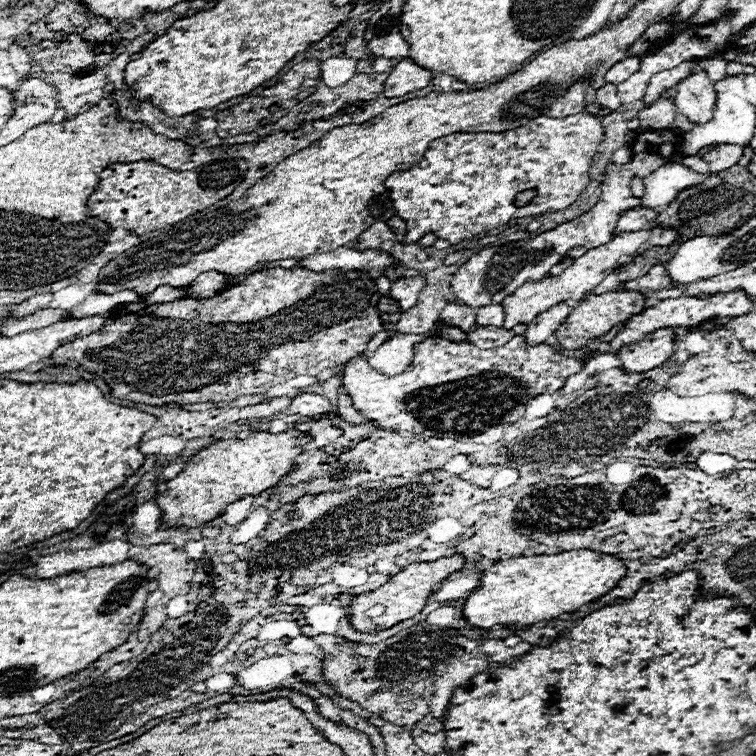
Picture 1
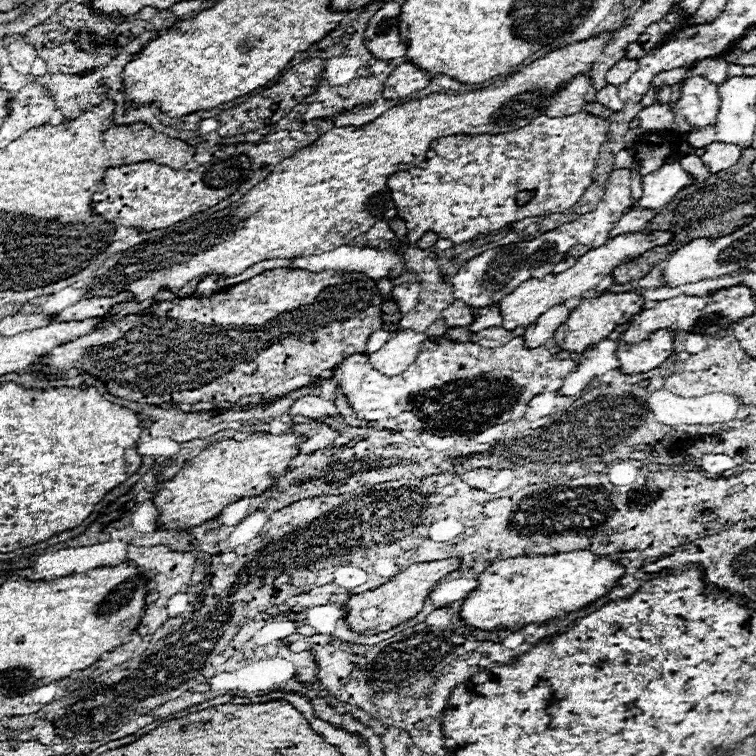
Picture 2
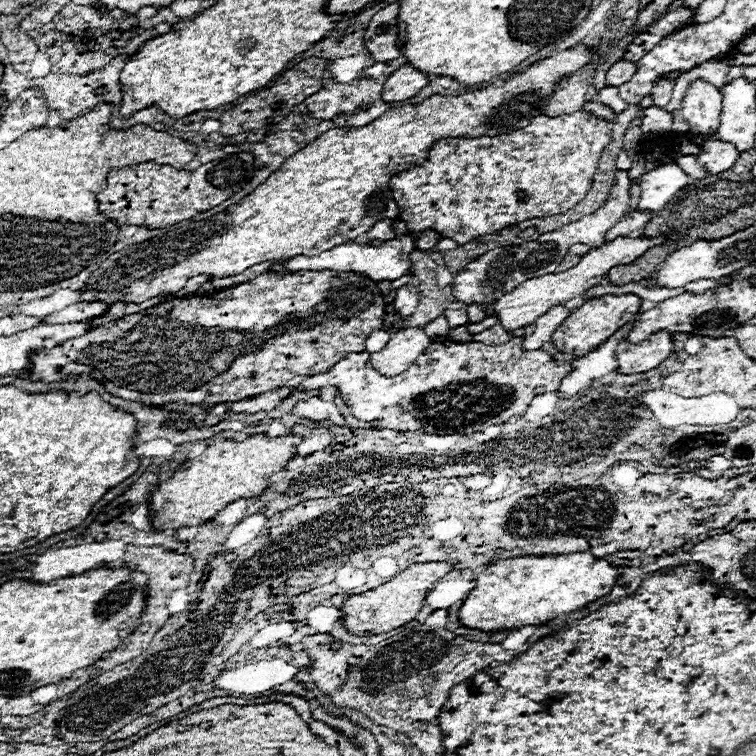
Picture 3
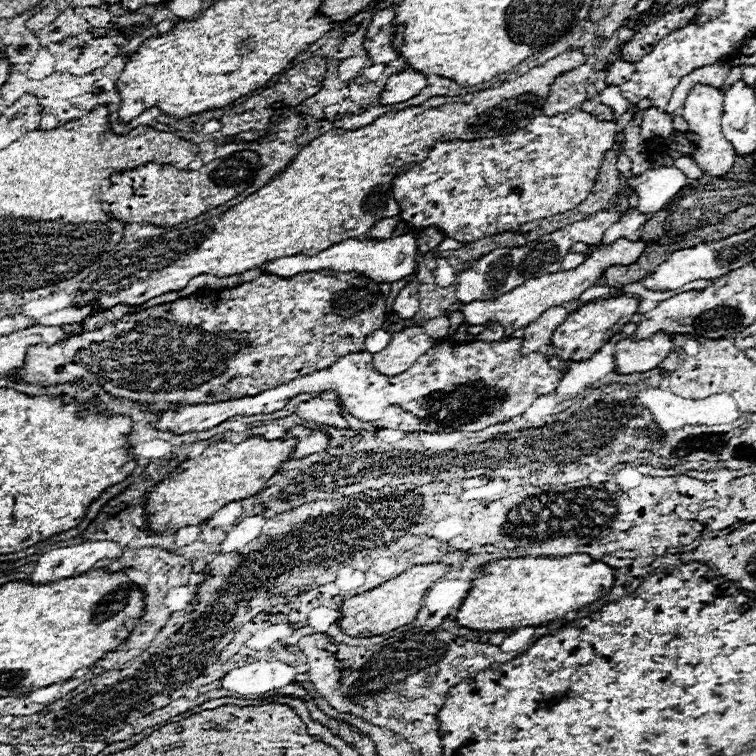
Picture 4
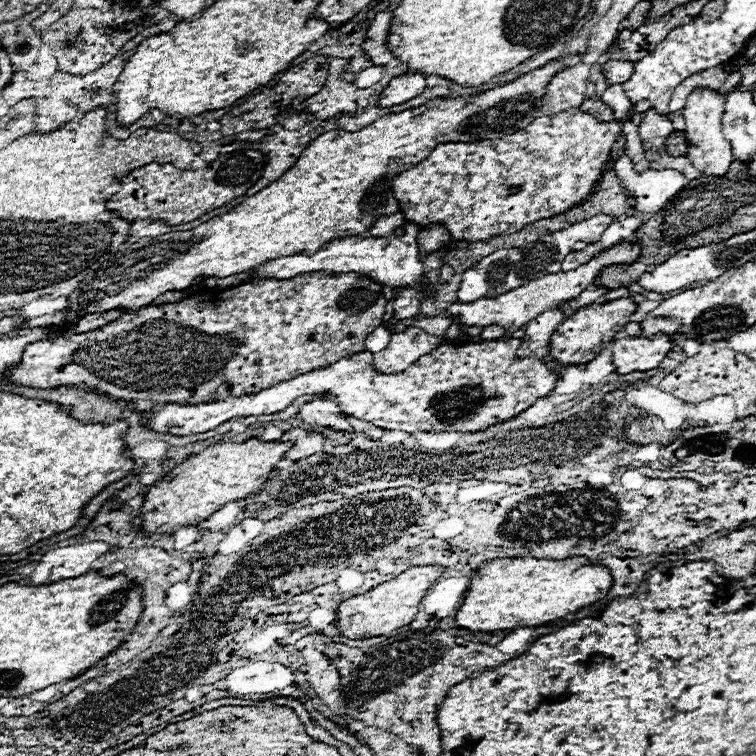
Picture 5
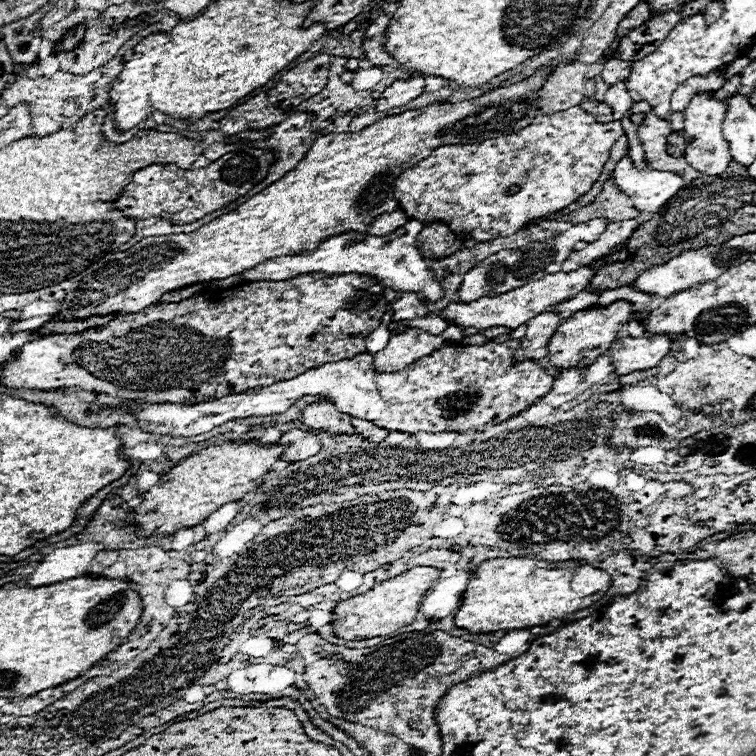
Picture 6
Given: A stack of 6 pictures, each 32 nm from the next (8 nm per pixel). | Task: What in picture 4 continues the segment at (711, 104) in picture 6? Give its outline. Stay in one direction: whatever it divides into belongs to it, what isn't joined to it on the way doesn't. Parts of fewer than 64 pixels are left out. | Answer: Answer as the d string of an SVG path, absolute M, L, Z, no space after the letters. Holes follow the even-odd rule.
M696 84L690 90L690 94L682 106L682 116L688 122L688 134L690 134L688 140L696 146L696 150L692 150L690 156L694 158L698 168L710 176L722 176L724 172L730 170L730 166L736 160L734 148L720 134L720 118L722 118L722 108L724 108L722 100L724 100L724 94L720 90L716 90L712 86Z

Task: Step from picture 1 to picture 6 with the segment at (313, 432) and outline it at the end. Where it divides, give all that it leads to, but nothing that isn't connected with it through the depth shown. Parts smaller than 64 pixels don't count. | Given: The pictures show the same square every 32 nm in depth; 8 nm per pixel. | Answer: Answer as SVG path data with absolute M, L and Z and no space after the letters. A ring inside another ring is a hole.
M290 430L290 432L282 434L278 444L286 446L284 454L280 456L280 460L286 460L286 462L306 460L306 458L314 456L318 450L322 450L320 440L314 434L304 432L304 430Z

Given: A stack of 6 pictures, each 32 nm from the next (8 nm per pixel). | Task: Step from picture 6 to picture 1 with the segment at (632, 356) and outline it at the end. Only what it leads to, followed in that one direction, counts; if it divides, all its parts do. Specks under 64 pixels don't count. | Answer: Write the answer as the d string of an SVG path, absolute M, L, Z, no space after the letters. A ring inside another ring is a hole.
M660 328L636 344L624 344L616 354L622 362L624 372L646 372L662 362L666 362L674 354L674 332L670 328Z

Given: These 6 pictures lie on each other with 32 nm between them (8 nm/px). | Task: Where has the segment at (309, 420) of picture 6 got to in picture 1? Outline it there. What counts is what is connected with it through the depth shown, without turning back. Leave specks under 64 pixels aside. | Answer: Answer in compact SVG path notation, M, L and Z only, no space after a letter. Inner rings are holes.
M300 394L292 400L286 414L300 414L300 416L316 418L316 416L332 414L332 404L320 394Z

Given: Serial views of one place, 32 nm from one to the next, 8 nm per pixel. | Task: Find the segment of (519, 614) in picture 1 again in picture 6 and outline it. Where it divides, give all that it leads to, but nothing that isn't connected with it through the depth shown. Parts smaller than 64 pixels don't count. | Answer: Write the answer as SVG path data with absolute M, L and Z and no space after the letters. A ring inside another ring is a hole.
M492 558L476 566L474 576L468 580L466 590L462 594L462 604L454 616L454 624L472 634L544 626L550 620L560 620L576 610L592 606L608 592L608 588L610 588L610 576L604 570L592 568L580 560L546 562L534 558Z

